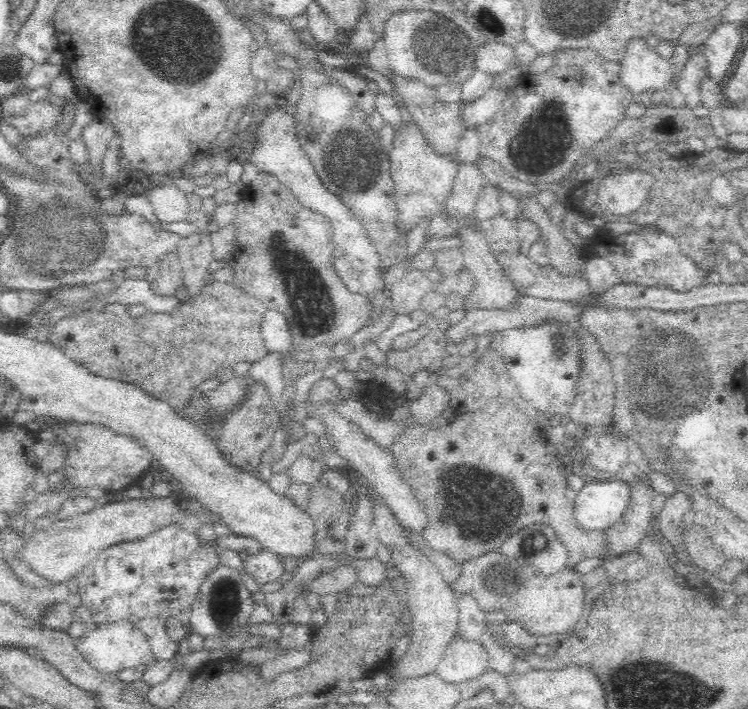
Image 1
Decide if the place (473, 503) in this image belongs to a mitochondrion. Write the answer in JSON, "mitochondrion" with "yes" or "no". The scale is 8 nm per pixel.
{"mitochondrion":"yes"}

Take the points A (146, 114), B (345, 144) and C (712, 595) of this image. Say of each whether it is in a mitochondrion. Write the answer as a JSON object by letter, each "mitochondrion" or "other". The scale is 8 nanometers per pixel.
{"A":"other","B":"mitochondrion","C":"other"}

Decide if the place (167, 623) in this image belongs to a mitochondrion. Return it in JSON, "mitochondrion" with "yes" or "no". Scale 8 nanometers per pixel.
{"mitochondrion":"no"}

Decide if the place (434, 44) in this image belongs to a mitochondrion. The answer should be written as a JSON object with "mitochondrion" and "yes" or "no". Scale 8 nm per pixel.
{"mitochondrion":"yes"}

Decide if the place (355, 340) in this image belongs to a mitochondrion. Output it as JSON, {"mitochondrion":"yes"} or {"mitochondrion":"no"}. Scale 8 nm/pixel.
{"mitochondrion":"no"}

